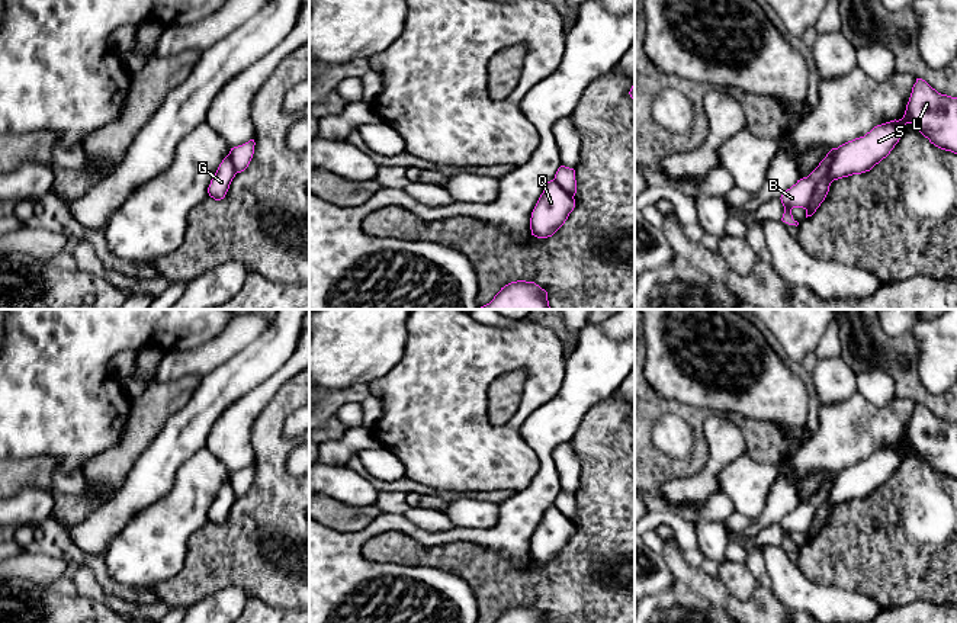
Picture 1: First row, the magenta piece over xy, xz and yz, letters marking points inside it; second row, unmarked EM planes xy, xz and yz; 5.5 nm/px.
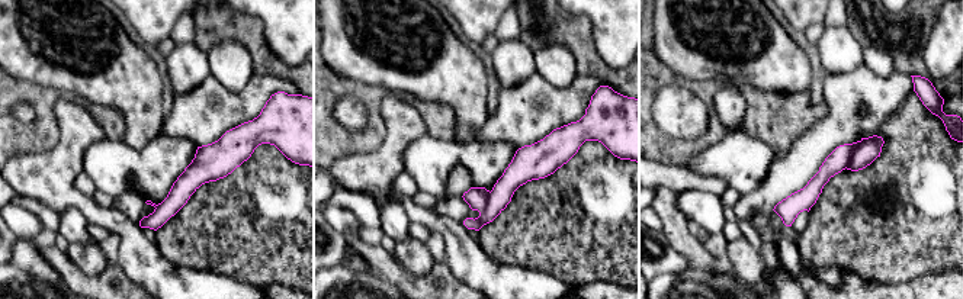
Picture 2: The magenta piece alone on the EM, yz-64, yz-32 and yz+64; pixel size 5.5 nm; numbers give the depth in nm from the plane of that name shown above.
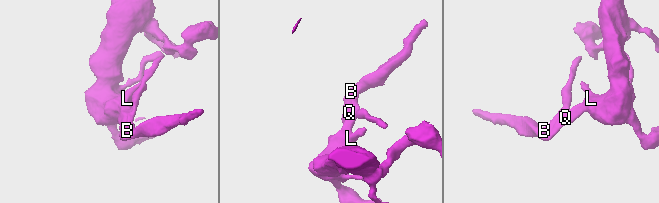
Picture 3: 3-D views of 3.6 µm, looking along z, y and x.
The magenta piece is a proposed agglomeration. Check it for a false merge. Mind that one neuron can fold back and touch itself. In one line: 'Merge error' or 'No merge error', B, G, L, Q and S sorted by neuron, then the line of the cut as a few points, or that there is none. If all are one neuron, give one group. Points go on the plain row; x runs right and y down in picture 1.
No merge error. Groups: B G L Q S. No split

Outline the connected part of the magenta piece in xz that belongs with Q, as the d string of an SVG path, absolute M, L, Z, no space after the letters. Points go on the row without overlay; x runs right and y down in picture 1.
M561 491L555 504L547 507L530 543L532 561L552 562L575 533L575 495Z

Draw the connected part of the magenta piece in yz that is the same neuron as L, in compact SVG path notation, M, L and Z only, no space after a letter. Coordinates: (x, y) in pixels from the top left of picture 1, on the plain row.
M916 404L902 444L877 450L864 462L832 473L807 502L781 520L781 546L797 552L793 533L803 533L806 543L812 542L834 505L870 497L890 479L906 449L912 449L935 472L957 479L957 423L941 420L925 405Z

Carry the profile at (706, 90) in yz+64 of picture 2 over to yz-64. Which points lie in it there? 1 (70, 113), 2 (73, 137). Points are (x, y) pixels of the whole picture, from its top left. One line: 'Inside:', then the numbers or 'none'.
Inside: none

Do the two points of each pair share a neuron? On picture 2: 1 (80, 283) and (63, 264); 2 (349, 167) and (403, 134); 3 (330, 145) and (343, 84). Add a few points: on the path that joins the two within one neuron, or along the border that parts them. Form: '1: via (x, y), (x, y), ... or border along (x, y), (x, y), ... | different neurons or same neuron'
1: via (76, 279), (66, 269) | same neuron
2: via (363, 167), (374, 167), (392, 148) | same neuron
3: via (328, 131), (328, 99) | same neuron

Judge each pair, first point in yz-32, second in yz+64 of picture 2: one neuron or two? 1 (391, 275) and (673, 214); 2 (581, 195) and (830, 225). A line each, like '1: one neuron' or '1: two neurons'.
1: one neuron
2: one neuron

